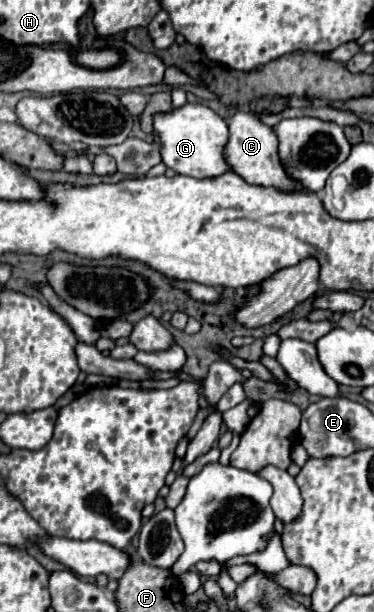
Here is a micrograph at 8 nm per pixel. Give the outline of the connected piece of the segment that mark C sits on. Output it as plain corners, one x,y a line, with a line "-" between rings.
247,110
233,112
225,122
229,126
229,140
225,144
225,162
235,174
239,174
245,182
257,186
273,186
277,190
299,188
299,184
293,178
289,178
287,172
281,168
277,156
277,136
273,128
265,126
257,114

